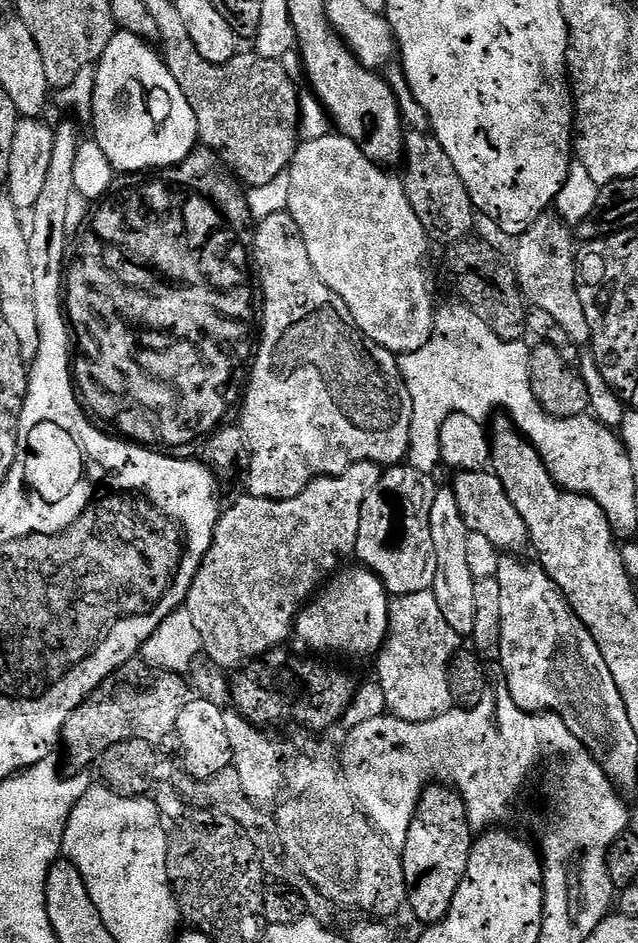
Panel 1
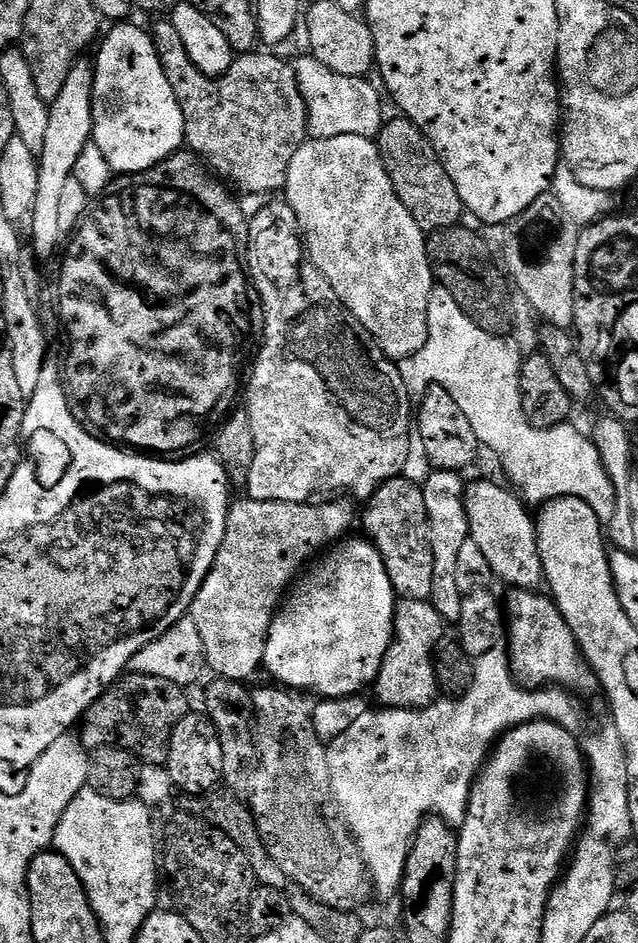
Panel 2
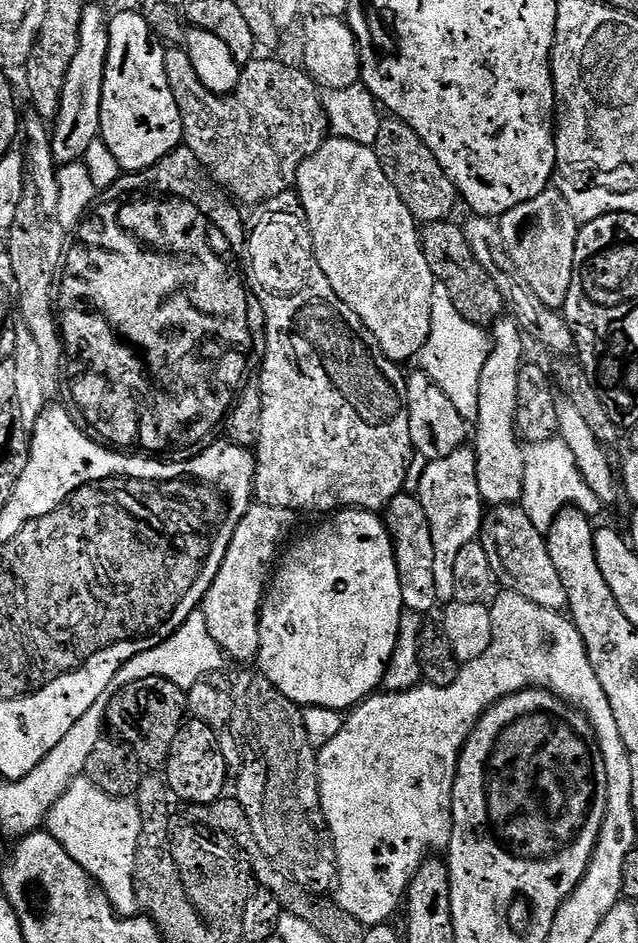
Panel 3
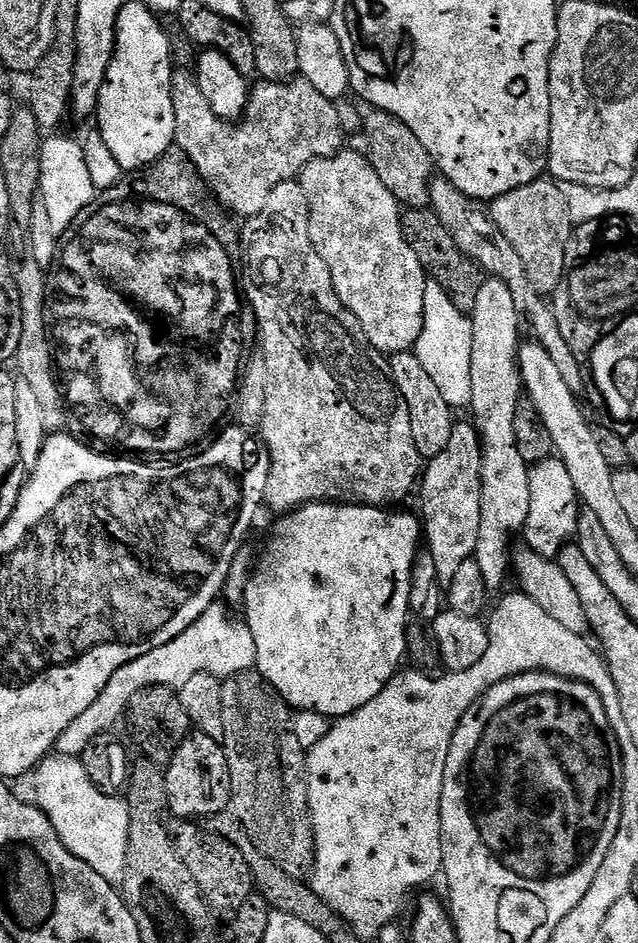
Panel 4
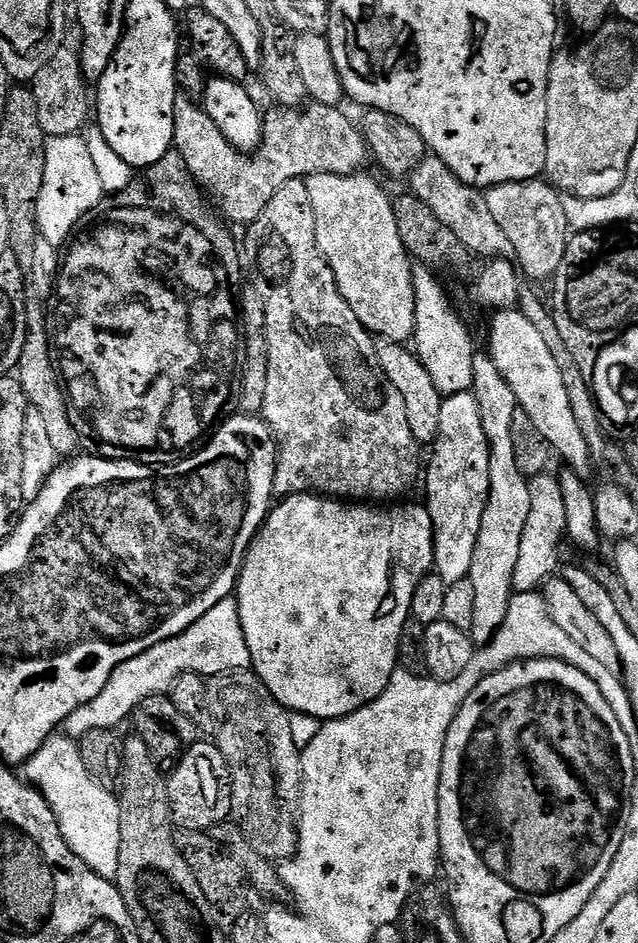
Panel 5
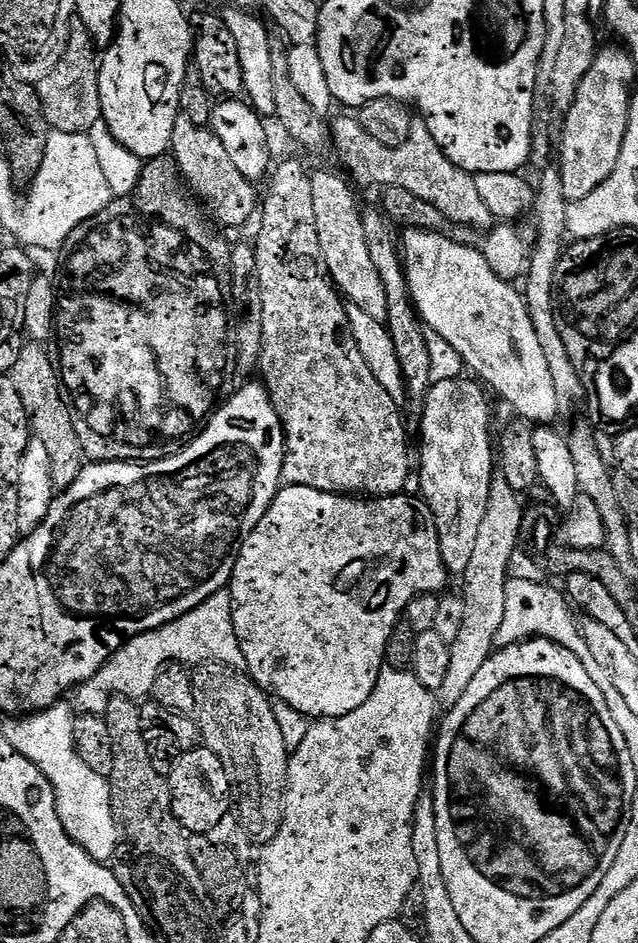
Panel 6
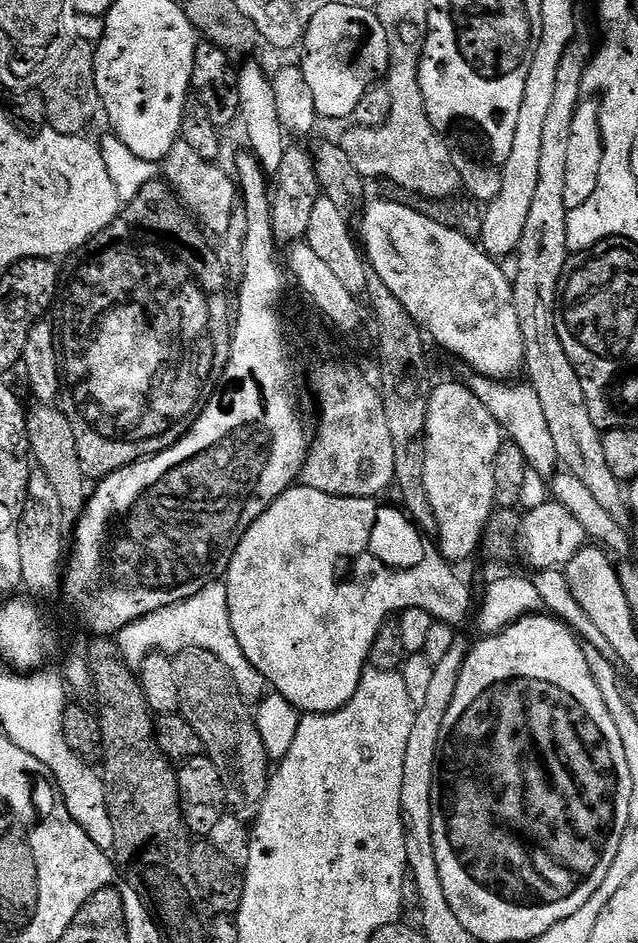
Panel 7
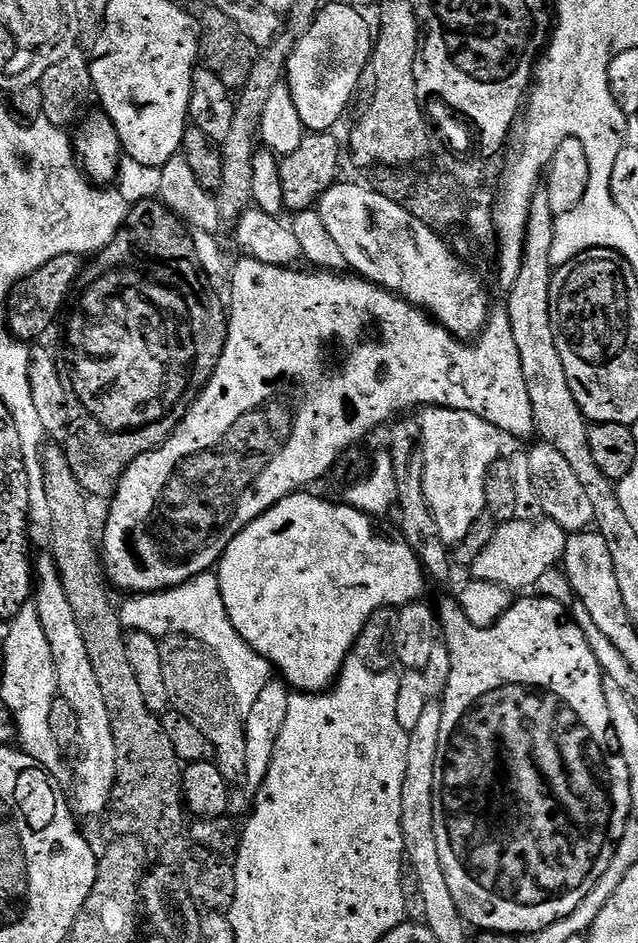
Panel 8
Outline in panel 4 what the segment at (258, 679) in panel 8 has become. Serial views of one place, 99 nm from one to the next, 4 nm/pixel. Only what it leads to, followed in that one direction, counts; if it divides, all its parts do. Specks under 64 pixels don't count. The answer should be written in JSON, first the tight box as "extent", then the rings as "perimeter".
{"extent":[55,603,256,758],"perimeter":[[[223,603],[211,604],[181,636],[166,642],[166,646],[158,646],[158,650],[150,650],[150,654],[142,654],[142,658],[122,666],[122,670],[118,670],[118,674],[114,674],[114,678],[110,678],[110,682],[106,682],[102,694],[98,694],[98,698],[94,698],[94,703],[82,714],[78,714],[78,718],[74,718],[74,722],[70,722],[70,726],[66,726],[62,738],[58,738],[55,751],[73,758],[79,757],[86,750],[86,746],[90,746],[90,742],[94,742],[94,738],[111,733],[115,729],[112,727],[119,720],[121,723],[122,717],[127,713],[128,703],[144,688],[159,686],[176,690],[179,689],[181,684],[186,683],[190,678],[194,678],[194,674],[199,672],[227,678],[236,672],[246,672],[255,669],[256,647],[254,646],[254,634],[250,634],[247,623],[239,622],[240,624],[235,624],[228,617],[227,610],[229,611]]]}

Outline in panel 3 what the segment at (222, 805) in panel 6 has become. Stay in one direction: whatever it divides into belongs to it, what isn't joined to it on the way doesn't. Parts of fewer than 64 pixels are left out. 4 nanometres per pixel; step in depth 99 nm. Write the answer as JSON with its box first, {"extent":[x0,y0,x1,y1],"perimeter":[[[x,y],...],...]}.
{"extent":[166,718,230,805],"perimeter":[[[199,718],[185,722],[174,738],[174,746],[170,746],[166,765],[166,783],[171,795],[184,800],[185,805],[212,804],[225,795],[224,783],[228,780],[230,769],[226,758],[222,758],[219,738],[215,729]]]}

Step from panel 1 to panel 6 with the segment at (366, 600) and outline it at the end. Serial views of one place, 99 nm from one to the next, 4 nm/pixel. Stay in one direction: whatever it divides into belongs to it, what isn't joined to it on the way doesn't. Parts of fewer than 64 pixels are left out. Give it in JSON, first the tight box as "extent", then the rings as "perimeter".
{"extent":[230,484,450,720],"perimeter":[[[293,484],[281,487],[280,491],[276,493],[273,498],[271,506],[266,510],[266,514],[262,514],[262,522],[258,522],[258,526],[254,526],[254,530],[246,538],[246,542],[242,546],[242,550],[238,554],[238,562],[232,571],[232,578],[230,581],[230,591],[232,593],[232,621],[234,622],[234,630],[238,642],[242,646],[242,654],[246,658],[246,672],[256,681],[259,688],[267,690],[279,703],[289,704],[294,710],[298,710],[304,716],[315,718],[316,720],[335,720],[337,716],[345,716],[354,710],[358,710],[358,706],[362,706],[366,702],[366,698],[370,698],[370,694],[374,690],[374,686],[380,677],[380,669],[382,667],[381,661],[384,660],[384,647],[390,642],[390,634],[396,629],[398,617],[396,617],[396,608],[400,610],[407,609],[408,603],[415,598],[415,596],[422,596],[425,594],[440,594],[445,591],[443,589],[450,581],[450,574],[444,569],[442,562],[442,550],[438,542],[438,530],[436,524],[432,520],[432,512],[428,509],[428,505],[424,503],[423,499],[417,498],[415,495],[401,494],[399,496],[382,496],[379,498],[353,498],[348,494],[337,494],[335,492],[319,492],[310,486],[294,486]]]}

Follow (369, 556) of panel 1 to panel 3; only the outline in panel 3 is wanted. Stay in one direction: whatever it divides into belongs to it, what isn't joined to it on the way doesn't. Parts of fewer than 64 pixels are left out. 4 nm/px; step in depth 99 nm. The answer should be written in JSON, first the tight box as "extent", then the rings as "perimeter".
{"extent":[382,494,438,614],"perimeter":[[[401,494],[389,502],[382,519],[392,536],[392,545],[396,548],[396,565],[402,582],[402,598],[407,611],[427,614],[438,607],[438,590],[434,590],[434,542],[430,538],[430,522],[426,518],[426,510],[422,510],[419,499],[415,495]]]}

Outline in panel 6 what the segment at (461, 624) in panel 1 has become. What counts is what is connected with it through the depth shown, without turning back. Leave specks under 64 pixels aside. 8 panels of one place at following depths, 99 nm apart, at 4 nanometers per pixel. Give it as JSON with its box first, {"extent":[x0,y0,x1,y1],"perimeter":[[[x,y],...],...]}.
{"extent":[418,378,494,578],"perimeter":[[[472,378],[437,380],[422,401],[424,421],[420,432],[424,435],[424,449],[420,460],[418,456],[419,495],[432,512],[444,569],[456,578],[463,577],[466,566],[470,566],[494,479],[492,412],[483,391]]]}

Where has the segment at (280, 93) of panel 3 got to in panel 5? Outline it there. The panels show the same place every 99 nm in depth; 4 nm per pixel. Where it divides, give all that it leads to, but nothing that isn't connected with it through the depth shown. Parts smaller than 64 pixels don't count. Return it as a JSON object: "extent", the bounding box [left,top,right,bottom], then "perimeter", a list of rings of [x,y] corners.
{"extent":[174,94,370,226],"perimeter":[[[180,94],[174,102],[174,148],[186,162],[196,183],[210,197],[219,215],[233,225],[236,223],[247,226],[259,218],[262,210],[266,210],[270,198],[274,198],[274,194],[278,194],[278,190],[286,186],[286,182],[304,180],[314,174],[355,176],[363,169],[360,167],[364,163],[369,163],[370,153],[367,144],[364,143],[361,129],[357,125],[355,128],[340,112],[342,111],[339,107],[315,102],[305,103],[301,108],[272,106],[263,117],[263,140],[258,154],[251,156],[240,152],[222,136],[222,131],[218,130],[197,101],[188,95]]]}

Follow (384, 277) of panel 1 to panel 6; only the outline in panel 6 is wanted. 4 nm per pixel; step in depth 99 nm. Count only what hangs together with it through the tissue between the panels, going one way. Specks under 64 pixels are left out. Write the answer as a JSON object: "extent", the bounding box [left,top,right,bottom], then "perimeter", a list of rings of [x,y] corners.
{"extent":[311,172,388,321],"perimeter":[[[330,172],[311,173],[314,190],[314,222],[318,226],[318,246],[322,250],[324,266],[341,297],[348,304],[358,306],[372,318],[387,321],[388,288],[380,276],[378,266],[366,242],[364,216],[351,188]]]}

